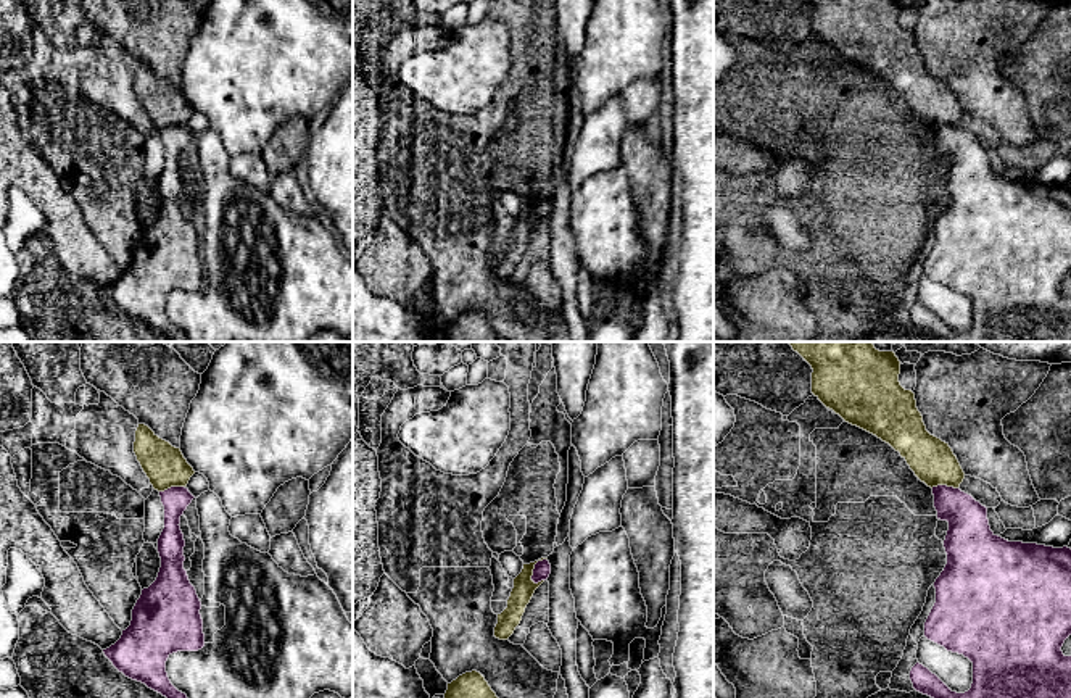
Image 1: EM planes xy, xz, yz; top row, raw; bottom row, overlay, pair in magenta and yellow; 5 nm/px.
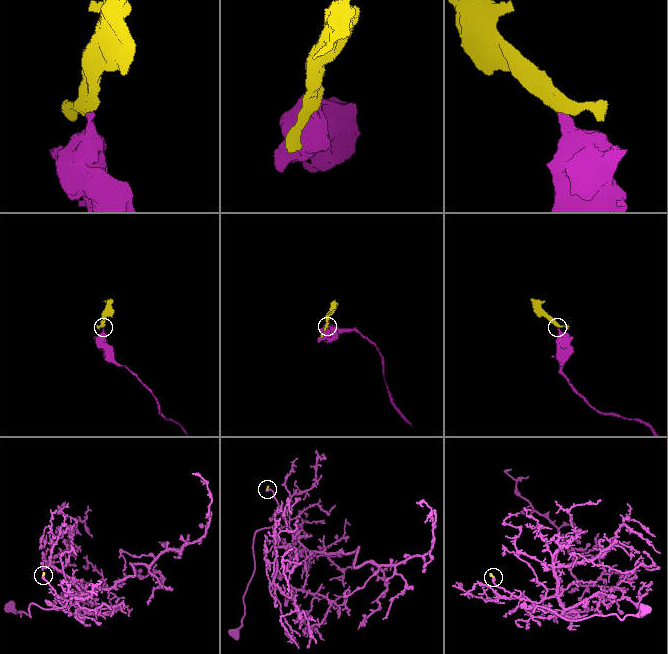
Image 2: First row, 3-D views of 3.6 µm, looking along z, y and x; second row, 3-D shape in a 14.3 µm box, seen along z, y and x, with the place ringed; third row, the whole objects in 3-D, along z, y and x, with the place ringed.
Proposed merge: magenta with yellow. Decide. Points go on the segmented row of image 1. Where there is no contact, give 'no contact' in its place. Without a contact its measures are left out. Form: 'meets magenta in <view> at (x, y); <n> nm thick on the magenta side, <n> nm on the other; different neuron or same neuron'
meets magenta in xz at (533, 569); 90 nm thick on the magenta side, 110 nm on the other; different neuron

